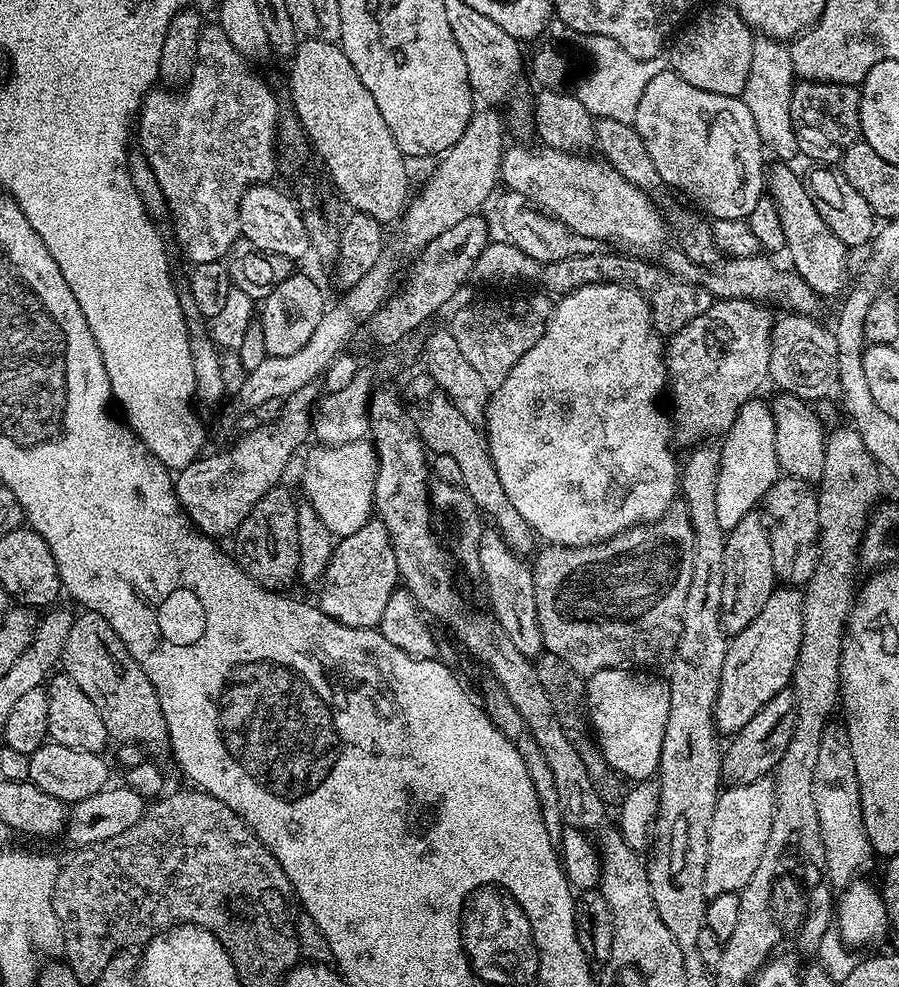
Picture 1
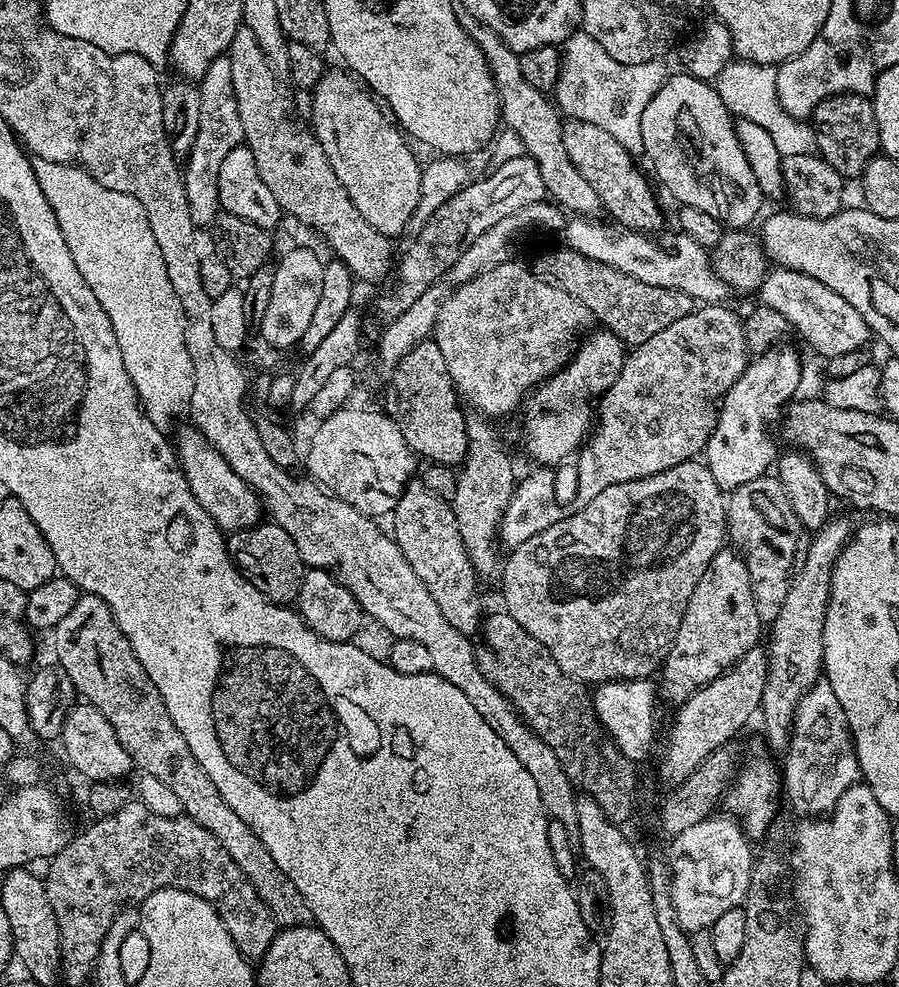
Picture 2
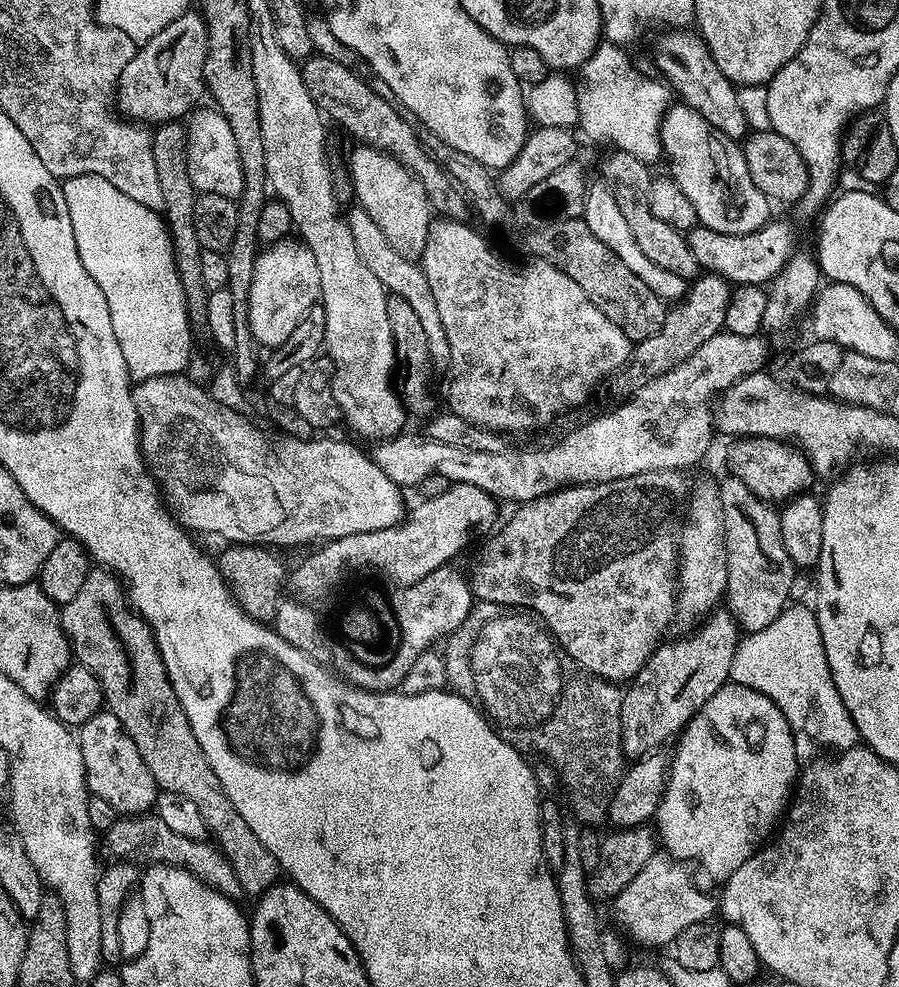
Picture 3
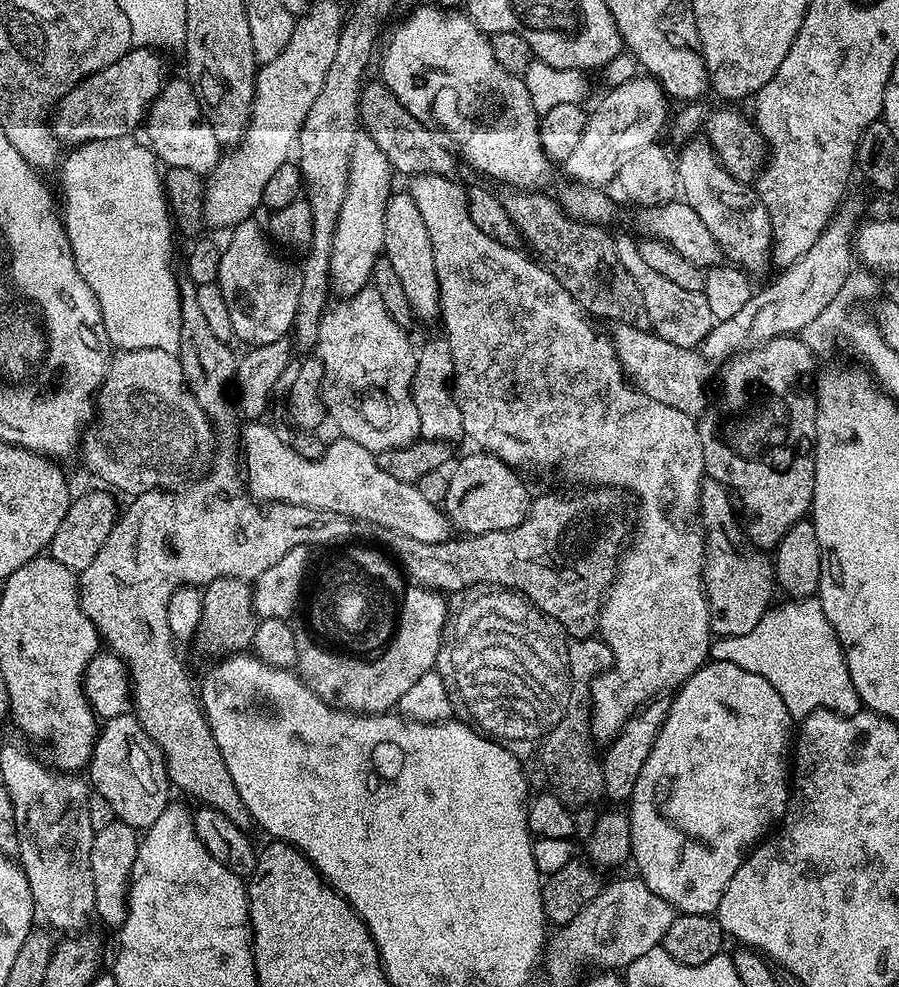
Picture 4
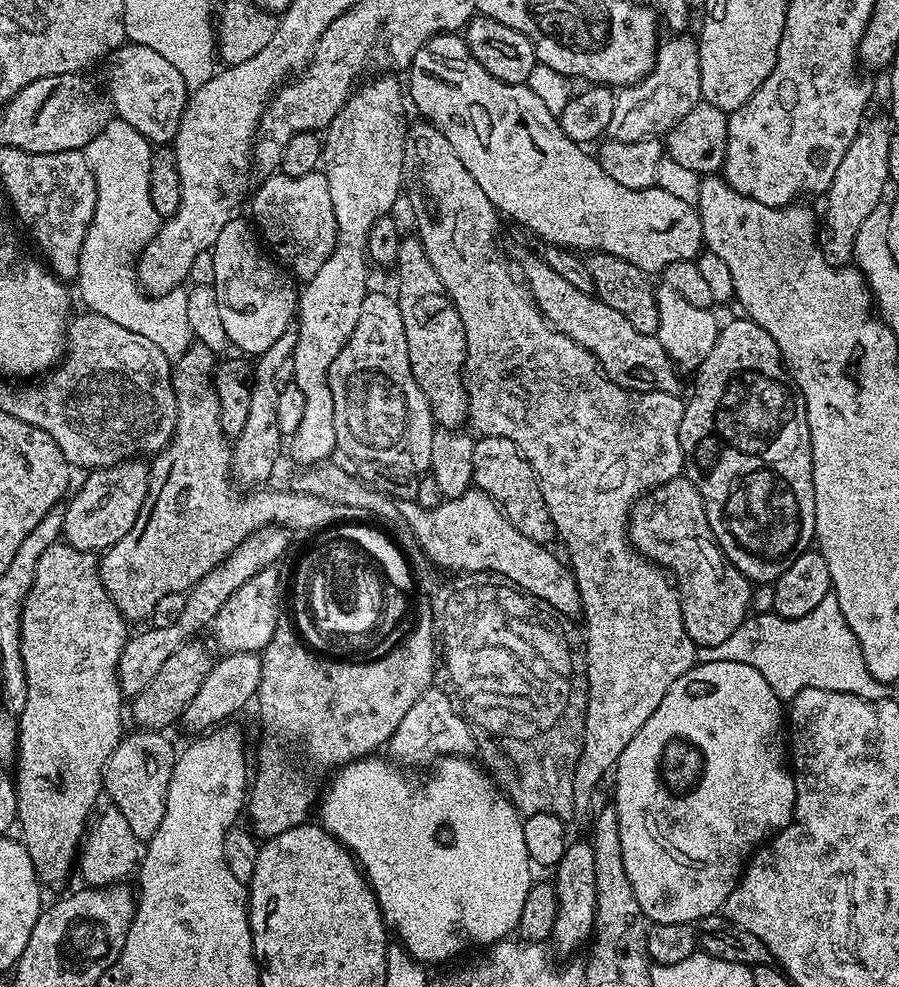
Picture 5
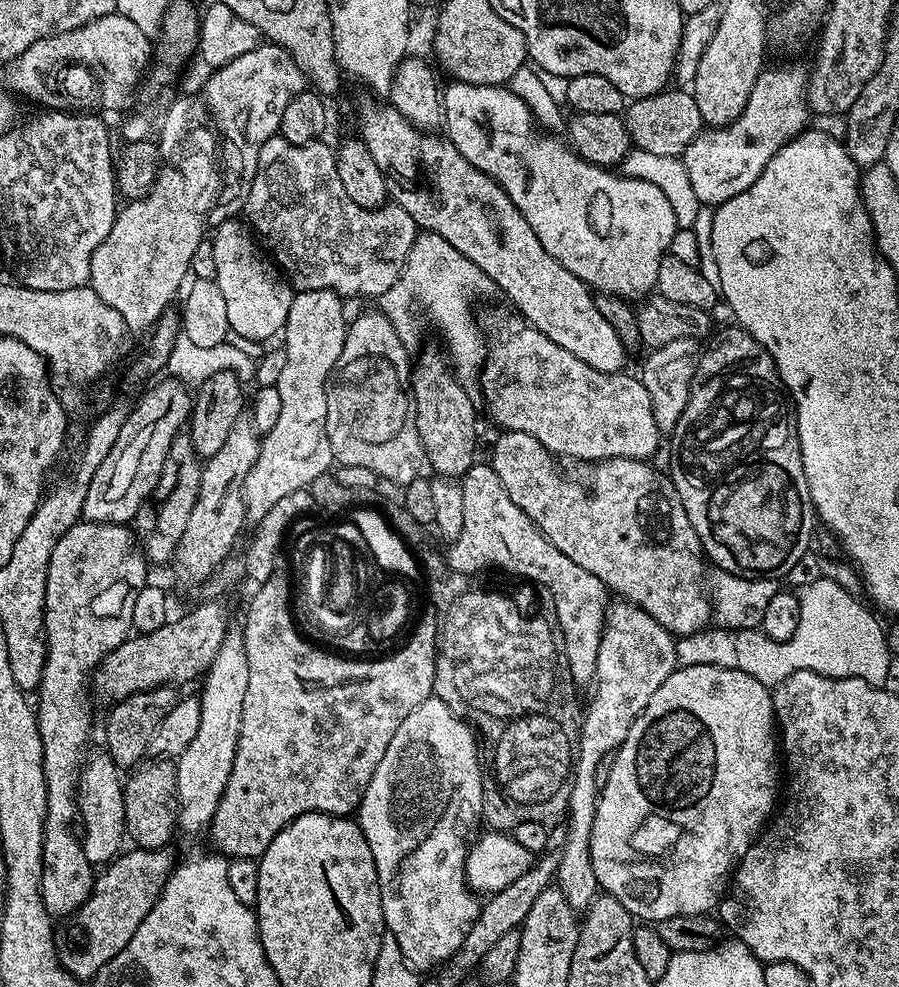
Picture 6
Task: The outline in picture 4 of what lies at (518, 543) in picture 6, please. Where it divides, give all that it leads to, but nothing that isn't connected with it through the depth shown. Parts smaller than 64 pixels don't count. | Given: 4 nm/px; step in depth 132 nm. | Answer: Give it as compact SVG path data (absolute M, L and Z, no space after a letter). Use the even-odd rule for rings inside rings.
M248 422L244 428L242 464L246 469L246 488L253 500L333 512L365 524L377 524L410 534L410 538L418 538L418 542L441 544L449 539L450 525L443 511L437 505L426 502L426 498L418 494L416 485L398 482L398 478L386 474L366 446L336 438L327 445L320 460L302 458L287 439L283 440L270 425L264 423Z

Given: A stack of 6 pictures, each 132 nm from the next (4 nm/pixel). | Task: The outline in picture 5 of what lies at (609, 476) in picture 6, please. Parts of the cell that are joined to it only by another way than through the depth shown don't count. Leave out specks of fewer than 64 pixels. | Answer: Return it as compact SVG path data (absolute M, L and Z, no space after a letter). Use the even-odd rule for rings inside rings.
M480 436L472 445L474 450L474 474L472 483L480 491L485 492L504 512L505 518L518 530L518 534L526 534L540 545L547 545L548 539L556 536L556 528L552 525L552 515L548 512L546 502L542 498L540 479L534 474L530 462L510 442L510 438L497 436ZM681 474L639 496L628 513L633 548L664 569L680 593L682 622L697 646L719 646L750 614L753 585L724 557L706 518L702 494Z

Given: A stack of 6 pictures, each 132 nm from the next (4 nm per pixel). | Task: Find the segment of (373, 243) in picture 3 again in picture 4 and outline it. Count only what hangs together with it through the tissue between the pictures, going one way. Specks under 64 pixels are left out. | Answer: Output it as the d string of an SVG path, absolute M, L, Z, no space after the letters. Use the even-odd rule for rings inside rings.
M437 334L430 337L424 345L419 345L412 379L412 397L414 407L418 409L418 426L423 439L456 442L456 439L464 436L462 410L458 410L456 396L452 393L452 378L455 375L454 354L450 350L447 336Z

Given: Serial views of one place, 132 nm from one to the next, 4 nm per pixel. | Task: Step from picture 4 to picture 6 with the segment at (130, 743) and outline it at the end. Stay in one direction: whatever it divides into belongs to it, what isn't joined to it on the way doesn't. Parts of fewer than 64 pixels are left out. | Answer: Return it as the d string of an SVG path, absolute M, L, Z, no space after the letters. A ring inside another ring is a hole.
M152 758L141 763L123 781L124 822L131 843L137 848L168 848L172 835L178 832L178 801L176 799L176 760Z

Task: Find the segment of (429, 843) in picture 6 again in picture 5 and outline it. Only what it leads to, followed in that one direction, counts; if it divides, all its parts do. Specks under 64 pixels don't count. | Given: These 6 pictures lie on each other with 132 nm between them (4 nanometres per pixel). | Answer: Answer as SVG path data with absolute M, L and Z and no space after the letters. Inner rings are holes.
M436 687L427 688L418 698L418 702L410 706L406 718L402 718L398 730L392 736L390 749L392 748L393 754L397 756L395 759L401 765L428 764L427 766L432 766L443 757L468 758L477 751L477 737L472 736L473 725L456 712L456 705L453 704L449 693L443 687L441 689Z

